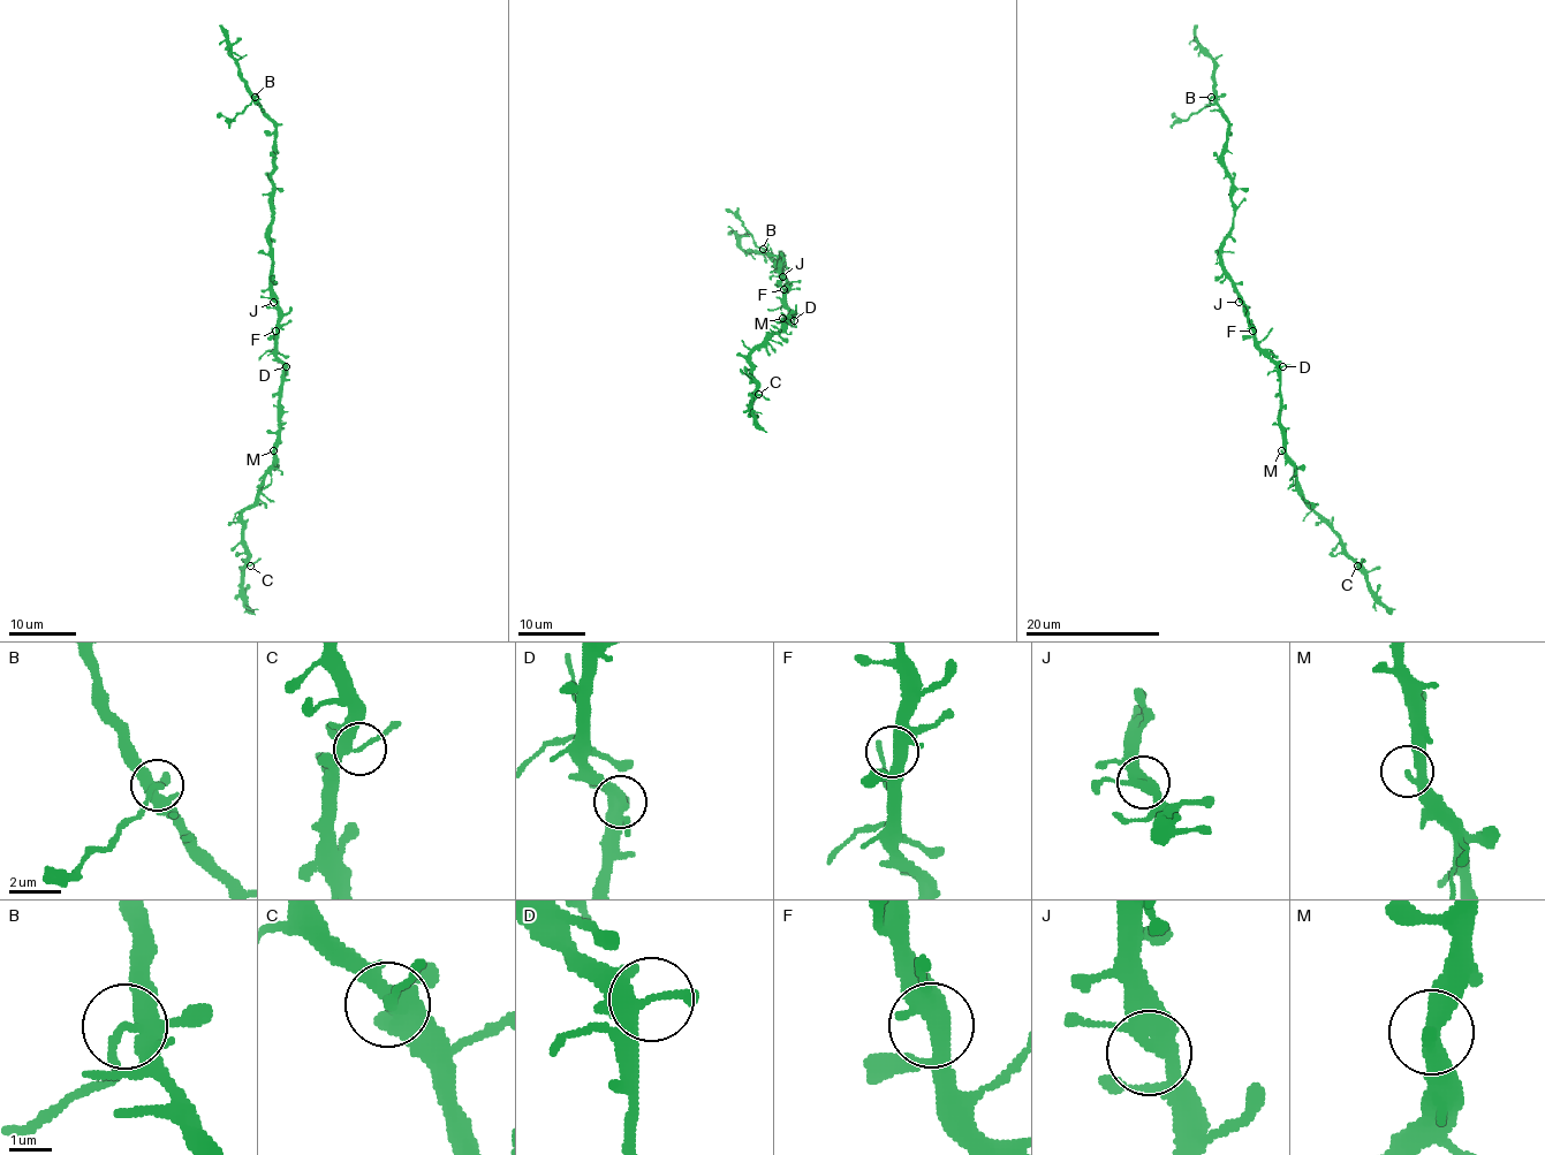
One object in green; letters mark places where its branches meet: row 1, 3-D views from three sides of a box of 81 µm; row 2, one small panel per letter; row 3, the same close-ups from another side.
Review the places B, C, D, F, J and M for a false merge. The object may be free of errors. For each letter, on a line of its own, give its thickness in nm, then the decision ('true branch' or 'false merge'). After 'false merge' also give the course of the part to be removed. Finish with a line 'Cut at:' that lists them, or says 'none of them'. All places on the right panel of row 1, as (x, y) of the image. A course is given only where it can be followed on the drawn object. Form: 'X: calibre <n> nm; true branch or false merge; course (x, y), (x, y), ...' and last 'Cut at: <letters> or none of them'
B: calibre 260 nm; false merge; course (1212, 96), (1206, 106), (1184, 120), (1172, 115)
C: calibre 320 nm; true branch
D: calibre 340 nm; true branch
F: calibre 400 nm; true branch
J: calibre 340 nm; true branch
M: calibre 240 nm; true branch
Cut at: B

